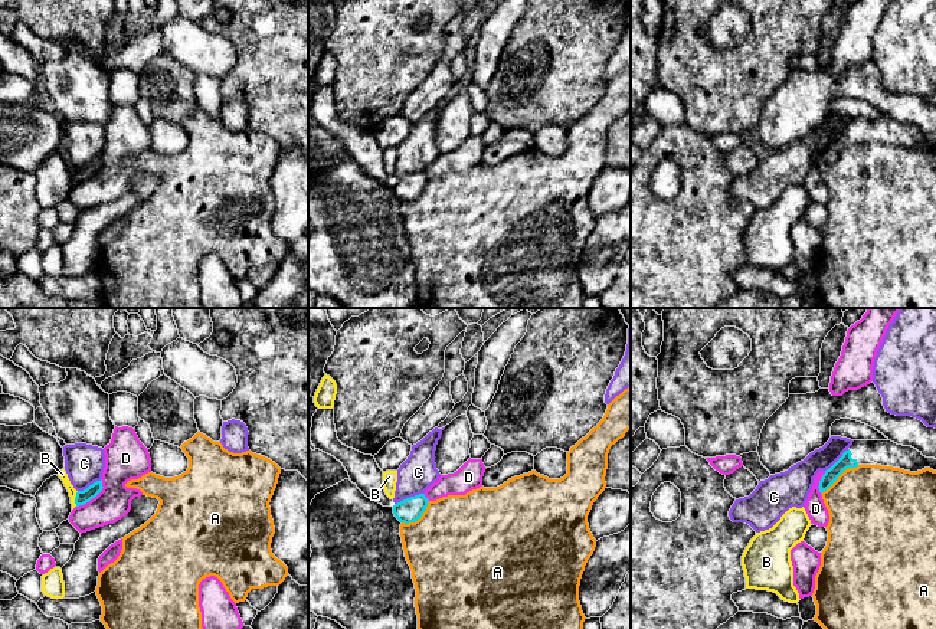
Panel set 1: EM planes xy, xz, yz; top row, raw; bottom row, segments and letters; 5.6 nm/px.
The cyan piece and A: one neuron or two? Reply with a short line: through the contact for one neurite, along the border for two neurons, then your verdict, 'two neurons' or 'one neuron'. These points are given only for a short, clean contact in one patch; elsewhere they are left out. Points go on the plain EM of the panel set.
yz (858, 143), (848, 144), (821, 172) | two neurons

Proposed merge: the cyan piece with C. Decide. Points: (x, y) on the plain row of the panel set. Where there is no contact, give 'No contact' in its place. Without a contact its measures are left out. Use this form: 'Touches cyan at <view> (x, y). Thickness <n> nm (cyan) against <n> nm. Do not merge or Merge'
Touches cyan at xz (411, 174). Thickness 140 nm (cyan) against 200 nm. Do not merge

